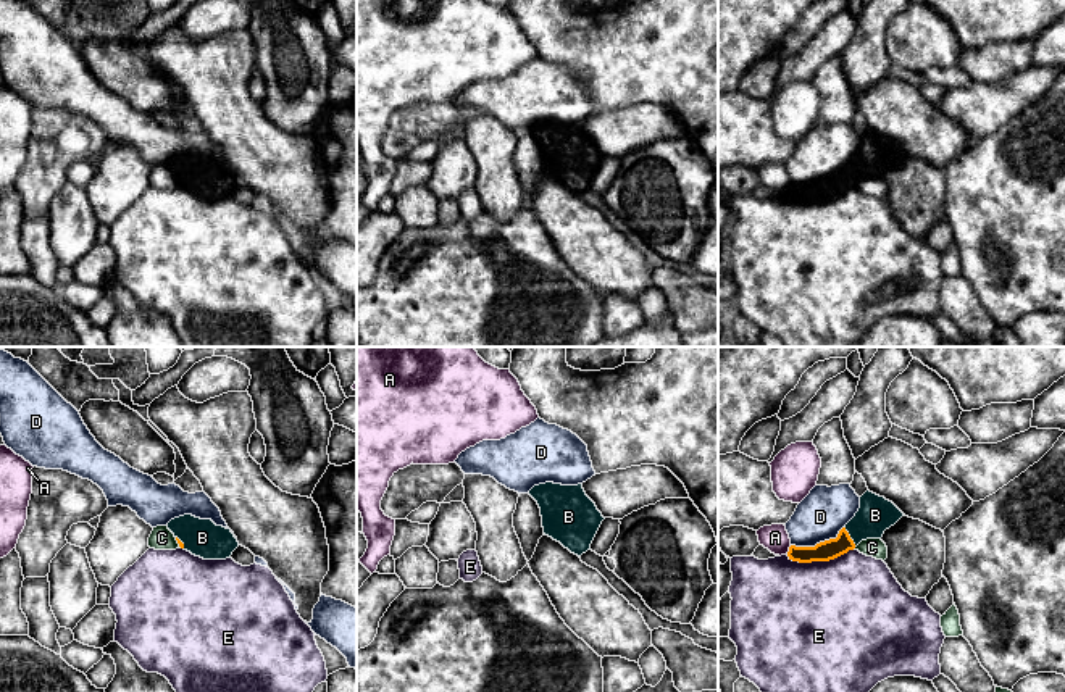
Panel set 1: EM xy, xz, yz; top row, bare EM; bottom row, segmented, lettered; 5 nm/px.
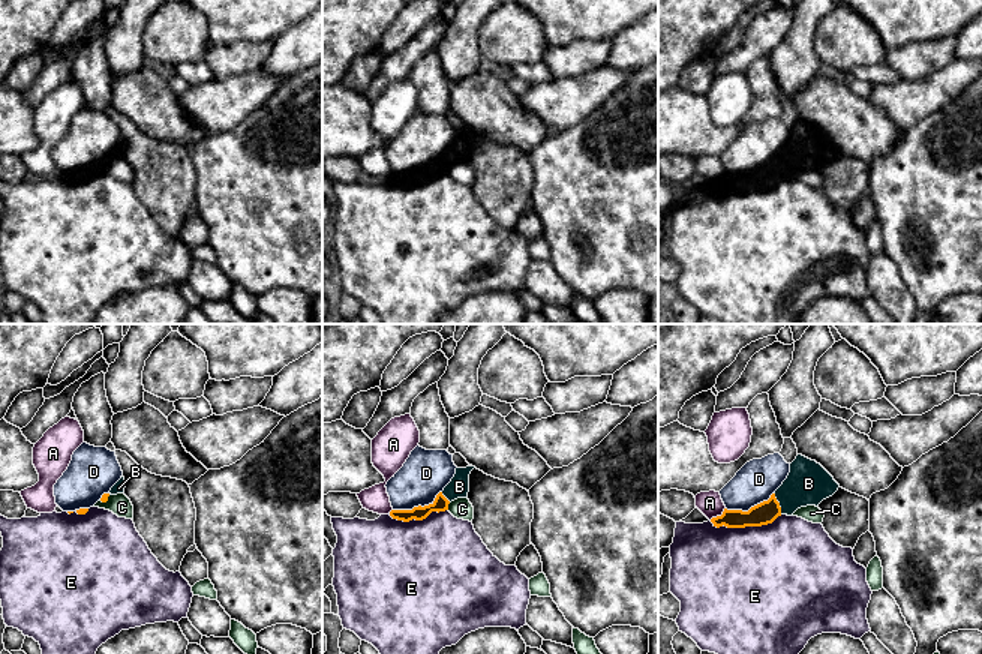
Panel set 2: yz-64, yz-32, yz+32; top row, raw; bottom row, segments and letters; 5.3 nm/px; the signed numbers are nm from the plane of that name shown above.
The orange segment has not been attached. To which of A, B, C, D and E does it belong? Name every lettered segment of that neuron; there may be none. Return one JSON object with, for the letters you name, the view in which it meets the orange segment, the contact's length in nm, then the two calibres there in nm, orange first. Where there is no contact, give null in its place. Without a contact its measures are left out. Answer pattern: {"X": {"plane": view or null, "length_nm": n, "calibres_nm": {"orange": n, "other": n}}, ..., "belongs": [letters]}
{"B": {"plane": "yz", "length_nm": 120, "calibres_nm": {"orange": 100, "other": 180}}, "belongs": ["B"]}

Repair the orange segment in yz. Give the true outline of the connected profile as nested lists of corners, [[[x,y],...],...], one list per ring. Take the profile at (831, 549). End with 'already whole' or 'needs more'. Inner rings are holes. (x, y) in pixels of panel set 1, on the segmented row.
[[[867,490],[860,497],[858,511],[839,531],[836,539],[820,542],[815,547],[791,545],[787,557],[799,563],[834,560],[854,550],[862,540],[881,539],[884,531],[894,526],[902,516],[905,515],[892,502]]]; needs more

